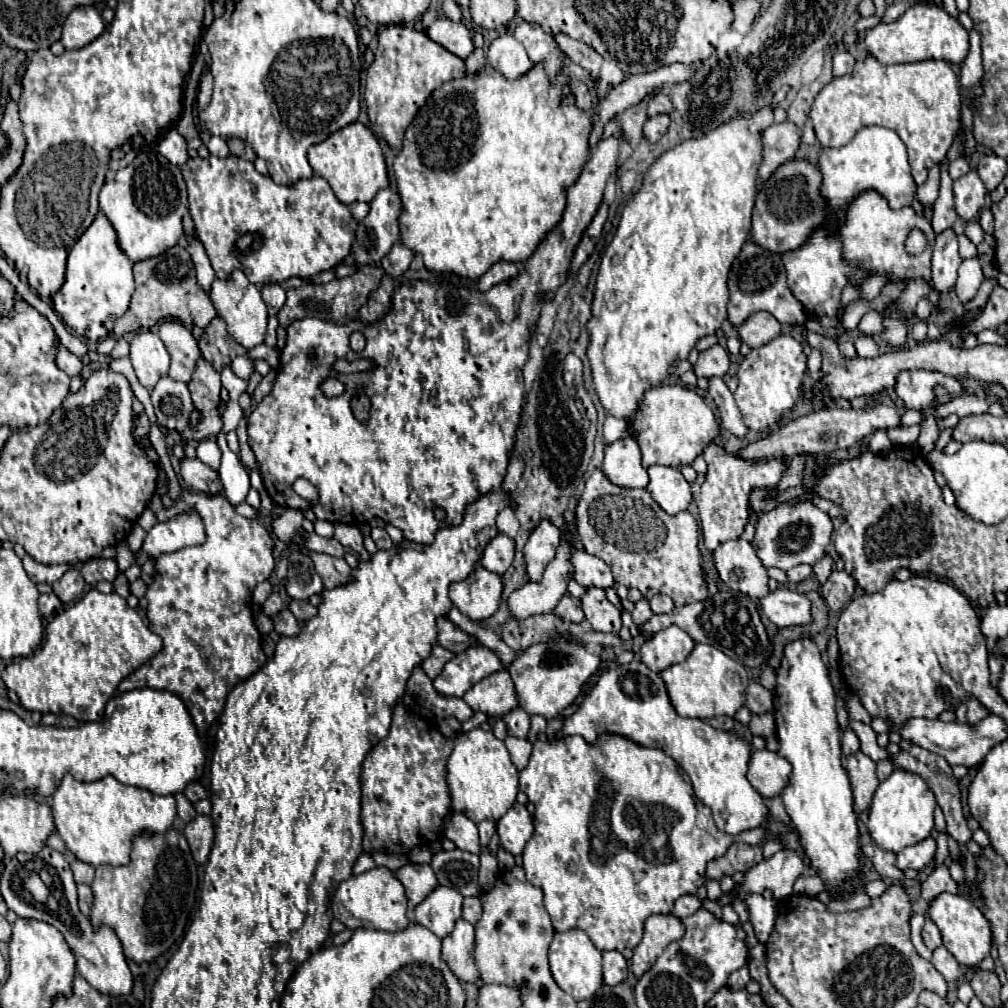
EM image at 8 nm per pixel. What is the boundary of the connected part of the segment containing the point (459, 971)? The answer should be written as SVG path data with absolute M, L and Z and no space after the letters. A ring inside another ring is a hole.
M458 920L454 930L442 940L442 956L450 962L450 968L462 982L474 984L480 978L480 972L474 962L474 926L466 920Z

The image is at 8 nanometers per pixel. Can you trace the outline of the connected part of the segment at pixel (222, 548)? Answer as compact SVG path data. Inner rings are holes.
M184 492L182 500L174 502L170 510L154 496L150 508L156 512L159 522L190 510L198 512L204 522L206 542L182 548L174 554L164 554L156 560L158 576L147 587L146 614L150 630L162 638L164 646L124 680L124 692L156 688L170 690L178 696L188 694L188 712L198 732L204 734L210 724L220 718L228 692L256 674L266 662L260 634L252 620L250 600L254 586L260 580L268 580L274 570L274 542L268 530L256 520L236 514L222 494L200 496ZM212 584L218 584L218 590L214 590Z

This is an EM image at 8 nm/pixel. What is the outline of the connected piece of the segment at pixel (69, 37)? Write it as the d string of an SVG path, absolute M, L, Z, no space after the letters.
M92 6L74 8L62 26L60 42L64 44L66 50L76 50L90 44L104 30L106 30L106 24L96 8Z

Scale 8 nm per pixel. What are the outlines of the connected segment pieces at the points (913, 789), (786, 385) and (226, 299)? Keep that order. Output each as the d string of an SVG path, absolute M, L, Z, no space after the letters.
M894 770L884 782L880 782L872 798L868 820L870 836L884 850L900 852L902 848L912 846L930 836L930 830L934 828L934 808L936 798L924 778L908 770Z
M782 334L770 344L752 350L738 368L738 390L734 392L734 400L740 408L744 424L756 432L762 432L776 424L800 396L804 370L806 356L802 354L800 342L796 342L792 336Z
M234 270L226 280L216 278L210 286L210 300L218 310L218 316L226 320L228 332L236 342L240 342L244 348L254 348L264 342L266 322L268 322L266 306L264 306L264 300L260 298L260 290L252 282L248 282L242 270Z

